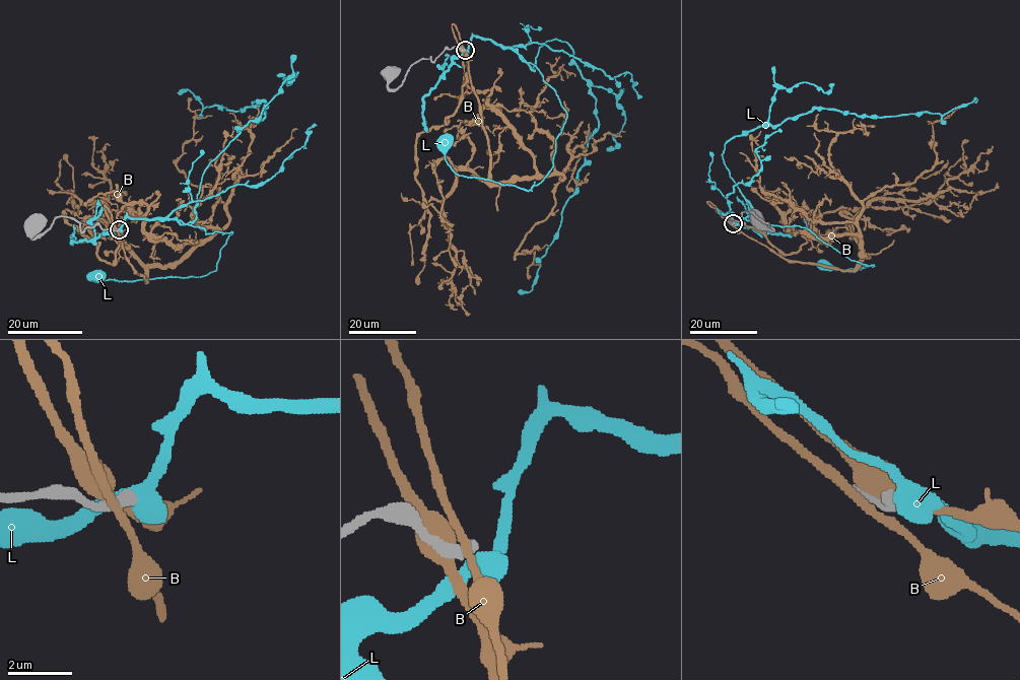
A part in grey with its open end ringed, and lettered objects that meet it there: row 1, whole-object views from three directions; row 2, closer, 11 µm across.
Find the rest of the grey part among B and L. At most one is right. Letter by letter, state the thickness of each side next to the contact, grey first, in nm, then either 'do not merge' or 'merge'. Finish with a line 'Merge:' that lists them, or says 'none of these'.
B: 480/550 nm | do not merge
L: 400/440 nm | do not merge
Merge: none of these

